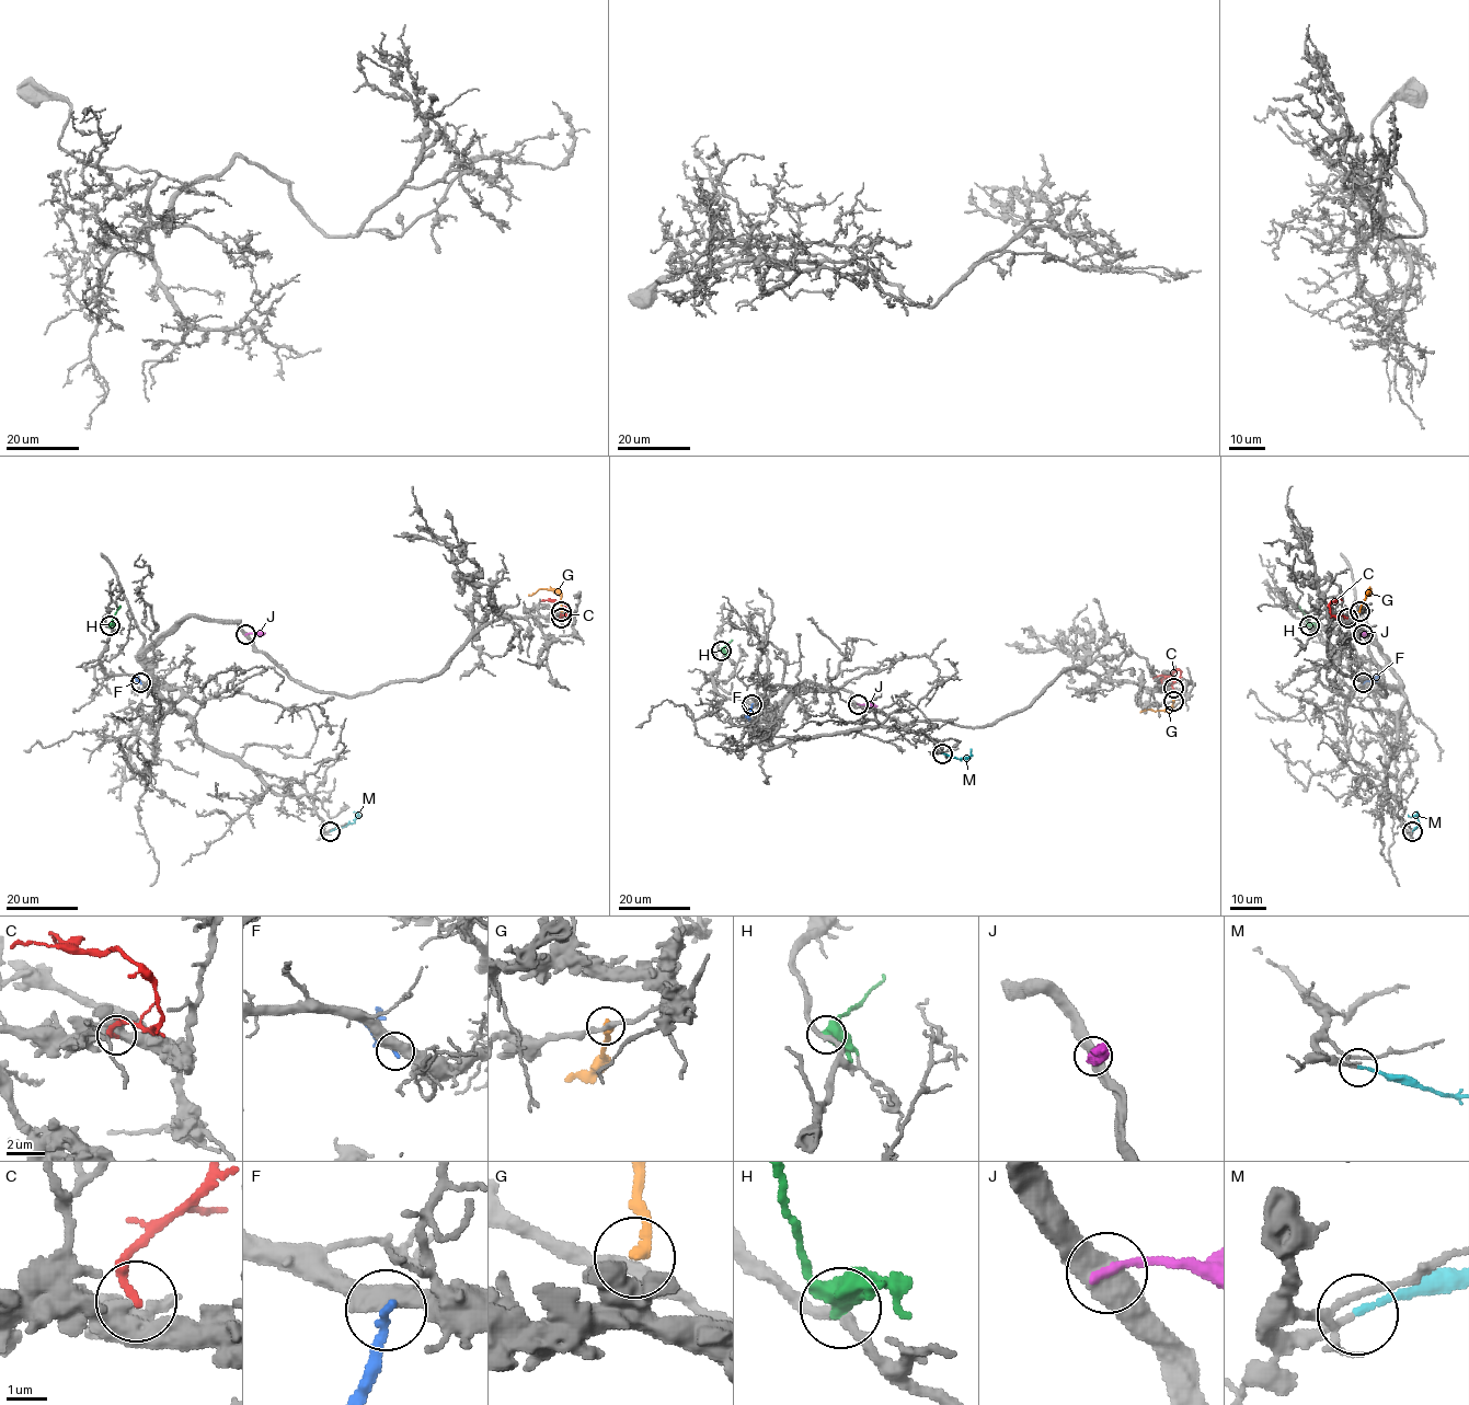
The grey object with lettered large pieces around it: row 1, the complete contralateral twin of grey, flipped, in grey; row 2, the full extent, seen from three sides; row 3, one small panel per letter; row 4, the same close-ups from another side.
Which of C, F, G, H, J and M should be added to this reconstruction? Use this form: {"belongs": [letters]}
{"belongs": ["M"]}

